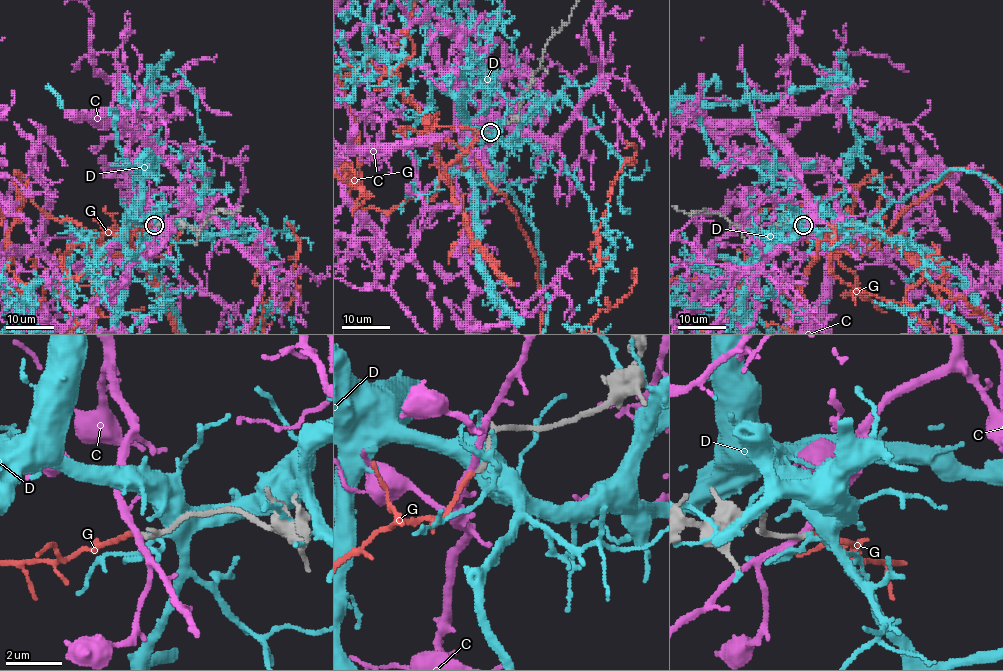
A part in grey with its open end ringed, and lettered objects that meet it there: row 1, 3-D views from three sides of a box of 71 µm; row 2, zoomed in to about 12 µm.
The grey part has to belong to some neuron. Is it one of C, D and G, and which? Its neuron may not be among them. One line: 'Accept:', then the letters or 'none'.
Accept: G

